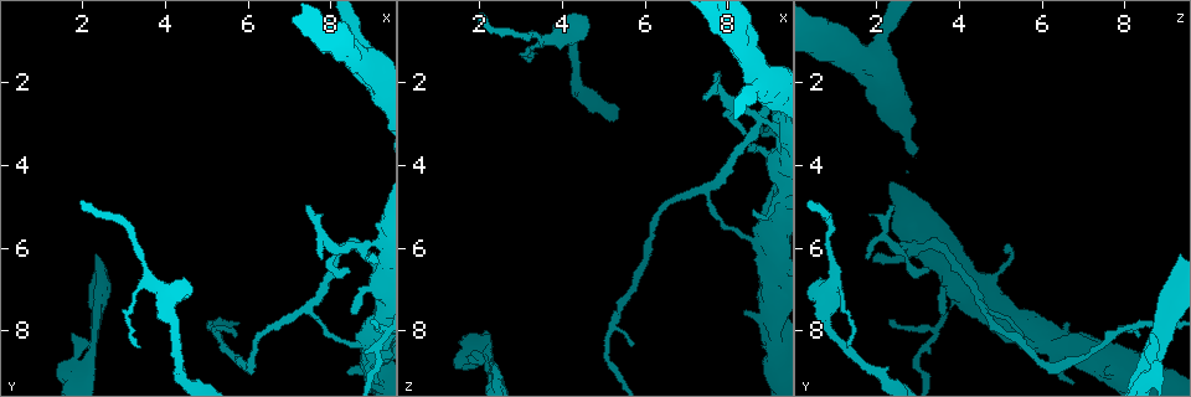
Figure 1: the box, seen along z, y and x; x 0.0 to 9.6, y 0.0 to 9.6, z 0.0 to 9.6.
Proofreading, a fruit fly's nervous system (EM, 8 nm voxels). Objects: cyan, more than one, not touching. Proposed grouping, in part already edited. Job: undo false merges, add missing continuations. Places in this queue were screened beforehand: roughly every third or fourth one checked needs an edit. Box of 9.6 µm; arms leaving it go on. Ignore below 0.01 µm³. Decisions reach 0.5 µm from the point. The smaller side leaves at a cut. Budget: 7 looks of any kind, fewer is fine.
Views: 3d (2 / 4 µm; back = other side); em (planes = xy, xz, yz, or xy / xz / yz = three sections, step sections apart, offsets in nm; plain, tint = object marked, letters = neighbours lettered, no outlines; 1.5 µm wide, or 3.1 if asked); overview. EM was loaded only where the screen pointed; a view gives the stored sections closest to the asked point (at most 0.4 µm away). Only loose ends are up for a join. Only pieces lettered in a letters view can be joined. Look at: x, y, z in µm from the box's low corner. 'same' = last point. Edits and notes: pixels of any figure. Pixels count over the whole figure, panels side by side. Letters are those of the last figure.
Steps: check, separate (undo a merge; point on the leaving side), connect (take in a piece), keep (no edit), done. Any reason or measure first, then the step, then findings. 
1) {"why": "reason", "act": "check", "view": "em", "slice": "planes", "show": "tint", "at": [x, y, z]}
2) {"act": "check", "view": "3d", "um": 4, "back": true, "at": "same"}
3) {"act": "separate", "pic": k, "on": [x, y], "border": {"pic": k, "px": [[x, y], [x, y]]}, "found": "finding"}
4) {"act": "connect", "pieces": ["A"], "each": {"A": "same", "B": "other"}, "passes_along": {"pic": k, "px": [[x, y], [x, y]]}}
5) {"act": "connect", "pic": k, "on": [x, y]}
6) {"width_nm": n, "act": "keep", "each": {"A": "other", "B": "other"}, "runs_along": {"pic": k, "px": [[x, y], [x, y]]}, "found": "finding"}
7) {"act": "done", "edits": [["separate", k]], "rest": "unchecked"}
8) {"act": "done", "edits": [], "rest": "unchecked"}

{"why": "thin end", "act": "check", "view": "3d", "um": 2, "at": [5.65, 8.05, 8.40]}

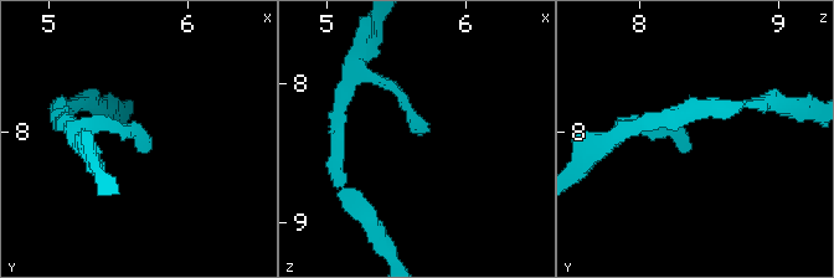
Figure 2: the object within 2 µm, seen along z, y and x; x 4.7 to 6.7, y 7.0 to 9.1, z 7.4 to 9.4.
{"why": "need the tissue", "act": "check", "view": "em", "slice": "planes", "show": "tint", "at": [5.64, 8.08, 8.38]}

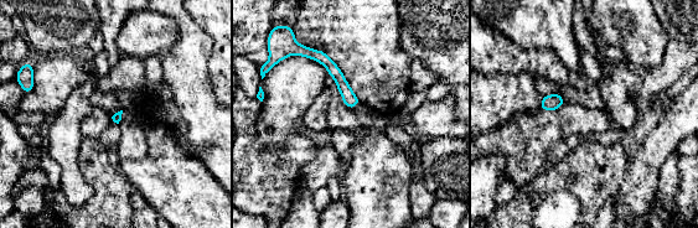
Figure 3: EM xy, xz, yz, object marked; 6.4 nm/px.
{"why": "see the neighbours", "act": "check", "view": "em", "slice": "planes", "show": "letters", "at": "same"}

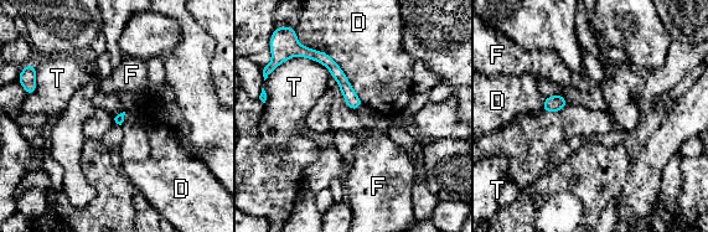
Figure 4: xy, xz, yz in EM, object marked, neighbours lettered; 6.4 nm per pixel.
{"longest_contact_nm": ["D", 420], "act": "keep", "each": {"D": "other", "F": "other", "T": "other"}, "found": "no lettered piece goes on from it"}

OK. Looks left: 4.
{"act": "check", "view": "em", "slice": "yz", "step": 4, "show": "plain", "at": [8.75, 8.25, 5.85]}

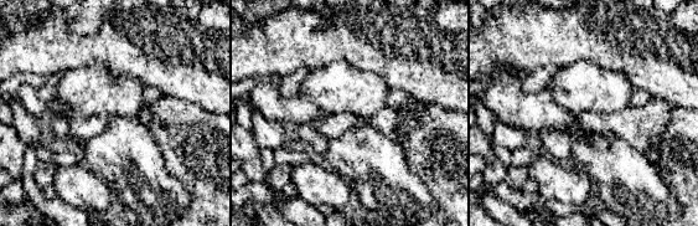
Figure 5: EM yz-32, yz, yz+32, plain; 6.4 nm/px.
{"why": "with the object marked", "act": "check", "view": "em", "slice": "yz", "step": 4, "show": "tint", "at": "same"}

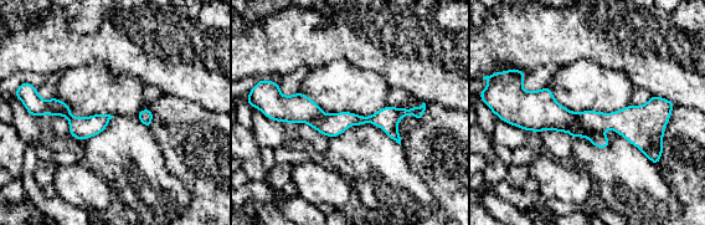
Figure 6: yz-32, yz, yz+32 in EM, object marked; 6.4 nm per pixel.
{"act": "check", "view": "em", "slice": "yz", "step": 4, "show": "letters", "at": "same"}

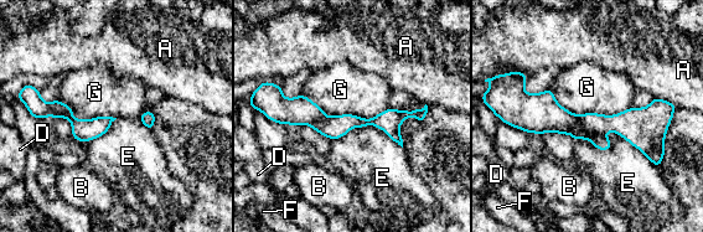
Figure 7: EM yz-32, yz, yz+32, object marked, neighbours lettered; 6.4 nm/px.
{"act": "separate", "pic": 7, "on": [624, 124], "each": {"A": "other", "B": "other", "D": "other", "E": "other", "F": "other", "G": "other"}, "found": "a second cell is stuck on"}

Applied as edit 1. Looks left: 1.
{"act": "done", "edits": [["separate", 7]], "rest": "unchecked"}

